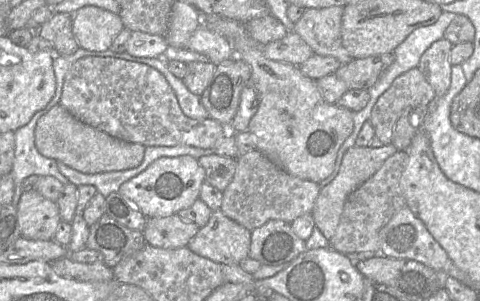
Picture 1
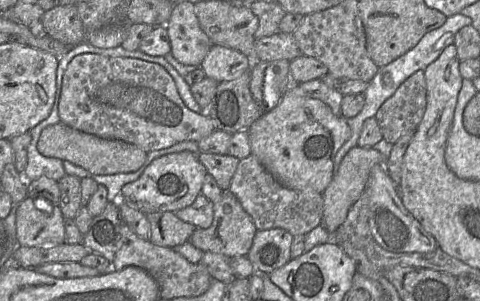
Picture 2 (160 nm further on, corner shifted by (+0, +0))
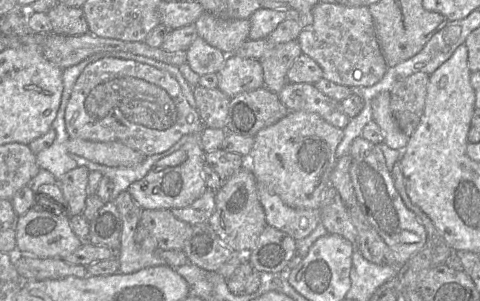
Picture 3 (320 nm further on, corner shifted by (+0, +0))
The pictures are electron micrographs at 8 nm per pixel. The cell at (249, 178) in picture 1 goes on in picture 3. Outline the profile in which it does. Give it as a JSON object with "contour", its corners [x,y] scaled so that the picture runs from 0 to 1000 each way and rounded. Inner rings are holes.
{"contour":[[[535,611],[535,635],[556,748],[598,774],[615,797],[646,781],[669,738],[669,691],[608,691],[596,681],[579,648],[542,611]]]}

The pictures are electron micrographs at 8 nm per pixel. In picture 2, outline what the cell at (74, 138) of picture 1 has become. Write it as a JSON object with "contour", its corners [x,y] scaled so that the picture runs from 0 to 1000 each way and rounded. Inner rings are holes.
{"contour":[[[129,405],[90,429],[77,492],[90,518],[144,535],[202,581],[281,571],[296,555],[306,525],[306,505],[288,485],[254,465],[219,462],[181,445]]]}

